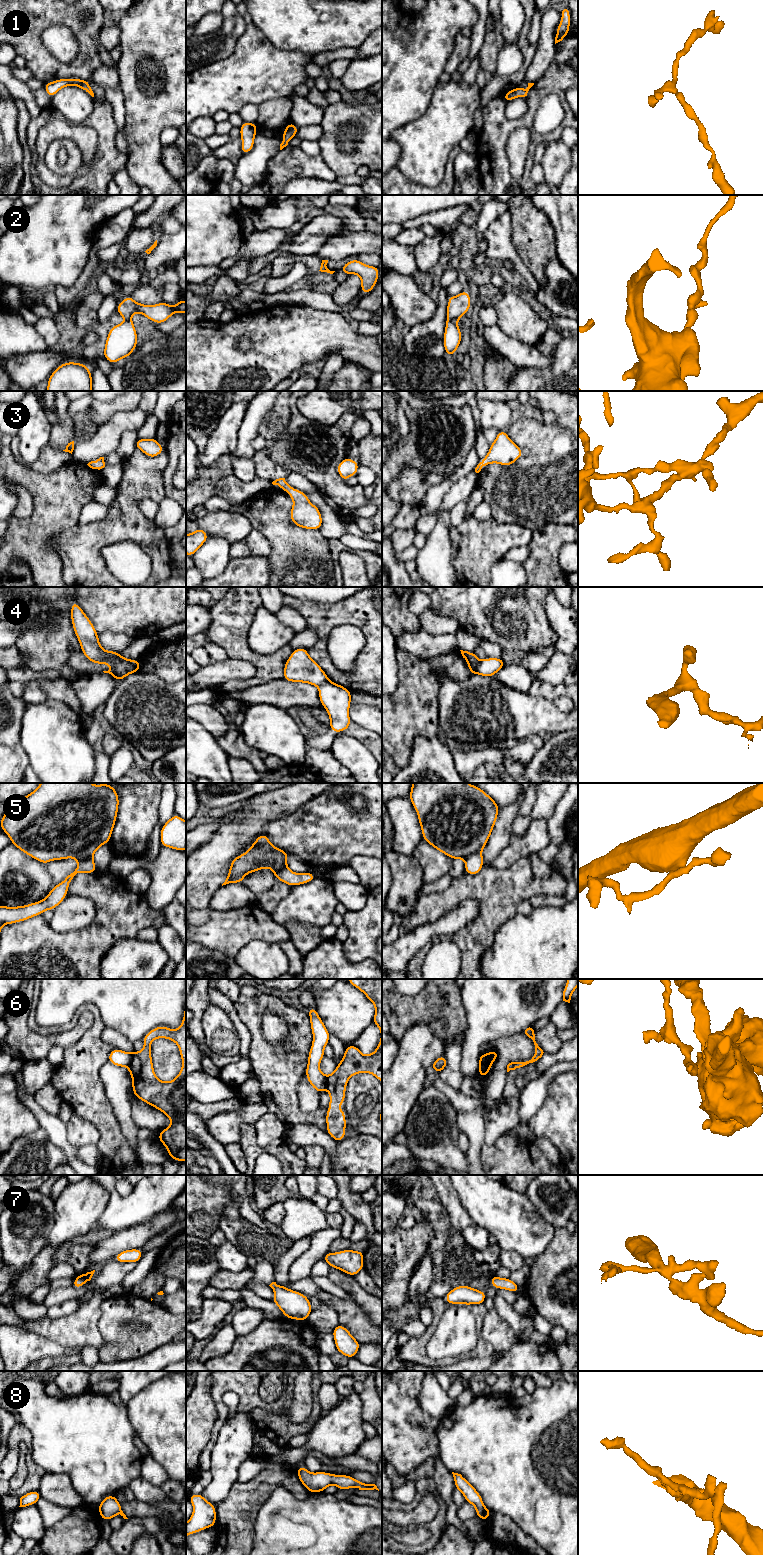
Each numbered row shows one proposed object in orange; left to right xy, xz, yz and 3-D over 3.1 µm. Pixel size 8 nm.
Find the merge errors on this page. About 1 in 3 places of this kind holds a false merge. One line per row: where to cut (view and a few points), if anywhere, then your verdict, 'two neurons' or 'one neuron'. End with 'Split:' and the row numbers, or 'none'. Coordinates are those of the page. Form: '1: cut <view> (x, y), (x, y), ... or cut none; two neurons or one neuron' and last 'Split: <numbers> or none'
1: cut none; one neuron
2: cut none; one neuron
3: cut none; one neuron
4: cut xy (132, 660), (127, 673); two neurons
5: cut yz (481, 850), (471, 853), (465, 859); two neurons
6: cut xy (132, 1053), (132, 1059), (128, 1067); two neurons
7: cut none; one neuron
8: cut none; one neuron
Split: 4, 5, 6

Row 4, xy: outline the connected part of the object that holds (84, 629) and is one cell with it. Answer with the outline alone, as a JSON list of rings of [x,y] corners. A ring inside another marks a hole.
[[[76,601],[71,603],[71,620],[76,637],[81,645],[81,652],[94,664],[108,664],[112,668],[104,673],[111,674],[117,682],[128,675],[132,660],[121,657],[119,652],[106,651],[99,643],[99,636],[93,623]]]

